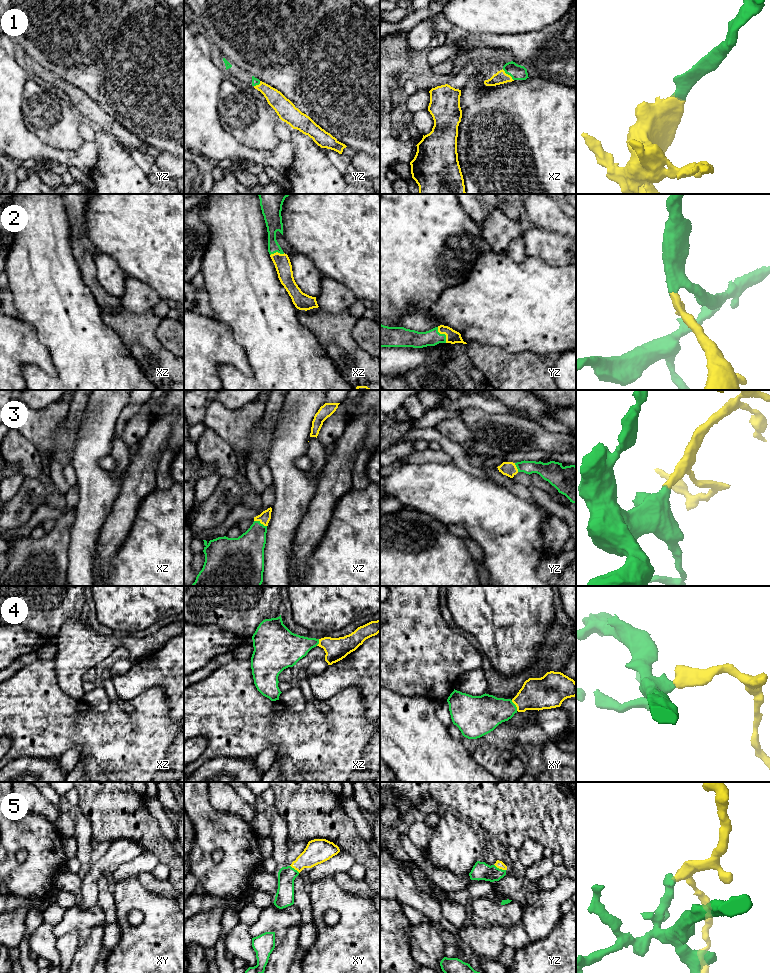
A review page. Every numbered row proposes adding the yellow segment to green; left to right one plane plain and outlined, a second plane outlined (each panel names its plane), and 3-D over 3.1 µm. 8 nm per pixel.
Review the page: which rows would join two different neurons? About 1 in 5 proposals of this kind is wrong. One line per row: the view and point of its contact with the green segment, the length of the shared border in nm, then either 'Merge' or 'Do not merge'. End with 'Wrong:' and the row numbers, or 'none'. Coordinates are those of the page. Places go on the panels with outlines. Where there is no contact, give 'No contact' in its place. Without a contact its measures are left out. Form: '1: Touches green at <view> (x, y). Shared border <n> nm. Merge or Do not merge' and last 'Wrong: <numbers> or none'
1: Touches green at xz (508, 74). Shared border 130 nm. Merge
2: Touches green at yz (443, 334). Shared border 150 nm. Merge
3: Touches green at xz (260, 523). Shared border 120 nm. Merge
4: Touches green at xy (515, 705). Shared border 100 nm. Merge
5: Touches green at yz (500, 869). Shared border 110 nm. Merge
Wrong: none

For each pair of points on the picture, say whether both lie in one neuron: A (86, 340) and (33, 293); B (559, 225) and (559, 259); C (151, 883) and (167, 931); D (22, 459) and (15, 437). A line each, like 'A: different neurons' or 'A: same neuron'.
A: same neuron
B: different neurons
C: different neurons
D: same neuron

